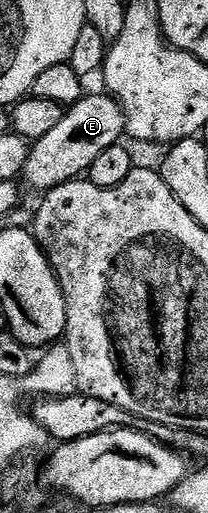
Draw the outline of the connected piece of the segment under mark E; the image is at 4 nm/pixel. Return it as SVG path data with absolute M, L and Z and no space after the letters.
M106 93L84 94L83 98L64 110L61 122L50 133L34 140L27 153L22 178L27 178L28 185L36 187L39 193L46 193L70 179L78 179L90 172L93 161L97 161L105 149L116 146L122 140L119 138L124 138L126 129L125 116L116 99Z

